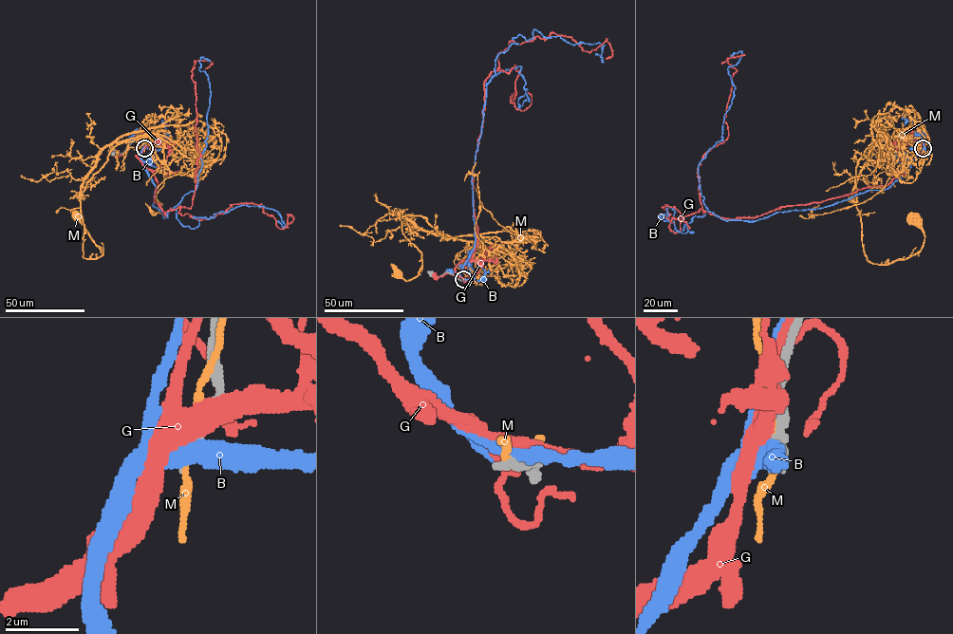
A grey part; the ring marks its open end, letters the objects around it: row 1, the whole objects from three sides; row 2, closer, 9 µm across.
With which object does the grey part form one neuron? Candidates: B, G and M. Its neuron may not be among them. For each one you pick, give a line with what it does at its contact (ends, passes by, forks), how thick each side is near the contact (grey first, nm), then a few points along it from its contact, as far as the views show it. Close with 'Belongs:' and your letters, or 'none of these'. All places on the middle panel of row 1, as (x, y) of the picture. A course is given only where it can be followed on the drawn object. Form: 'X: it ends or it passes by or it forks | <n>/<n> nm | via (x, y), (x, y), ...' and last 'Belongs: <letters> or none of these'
Belongs: none of these

